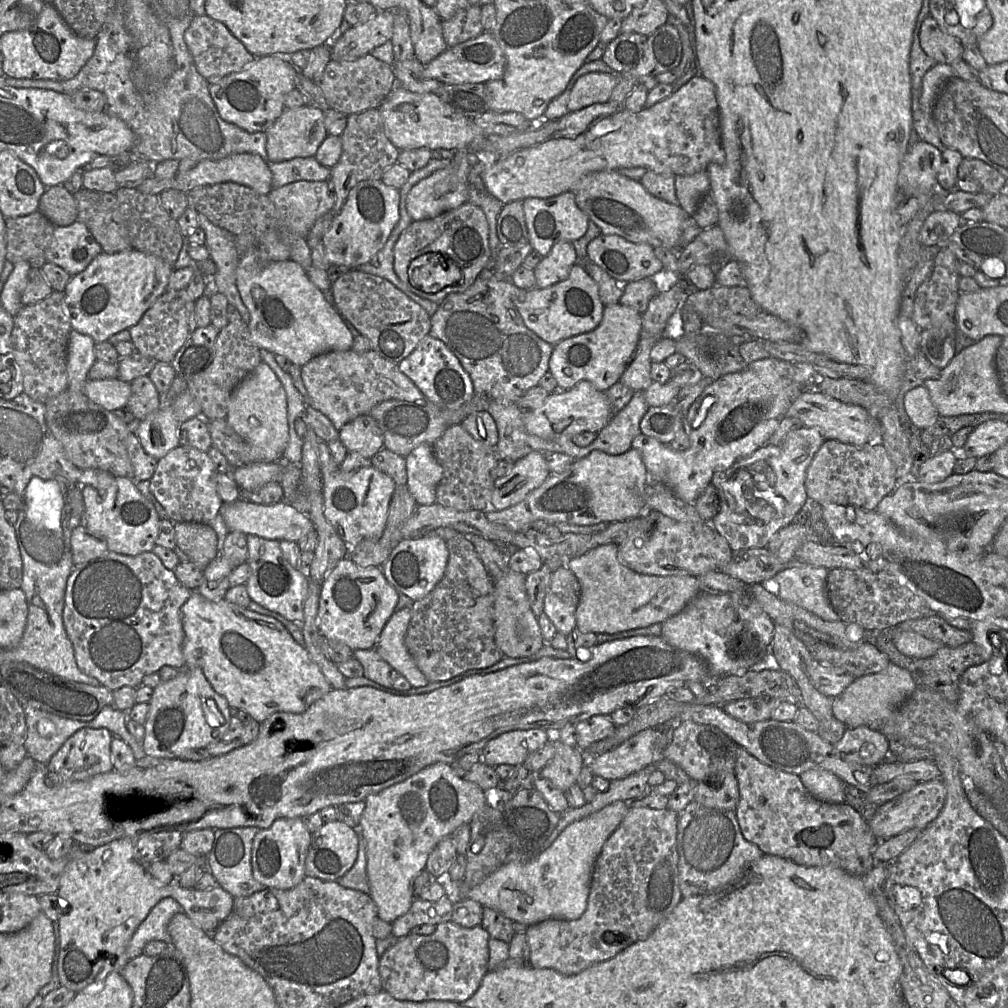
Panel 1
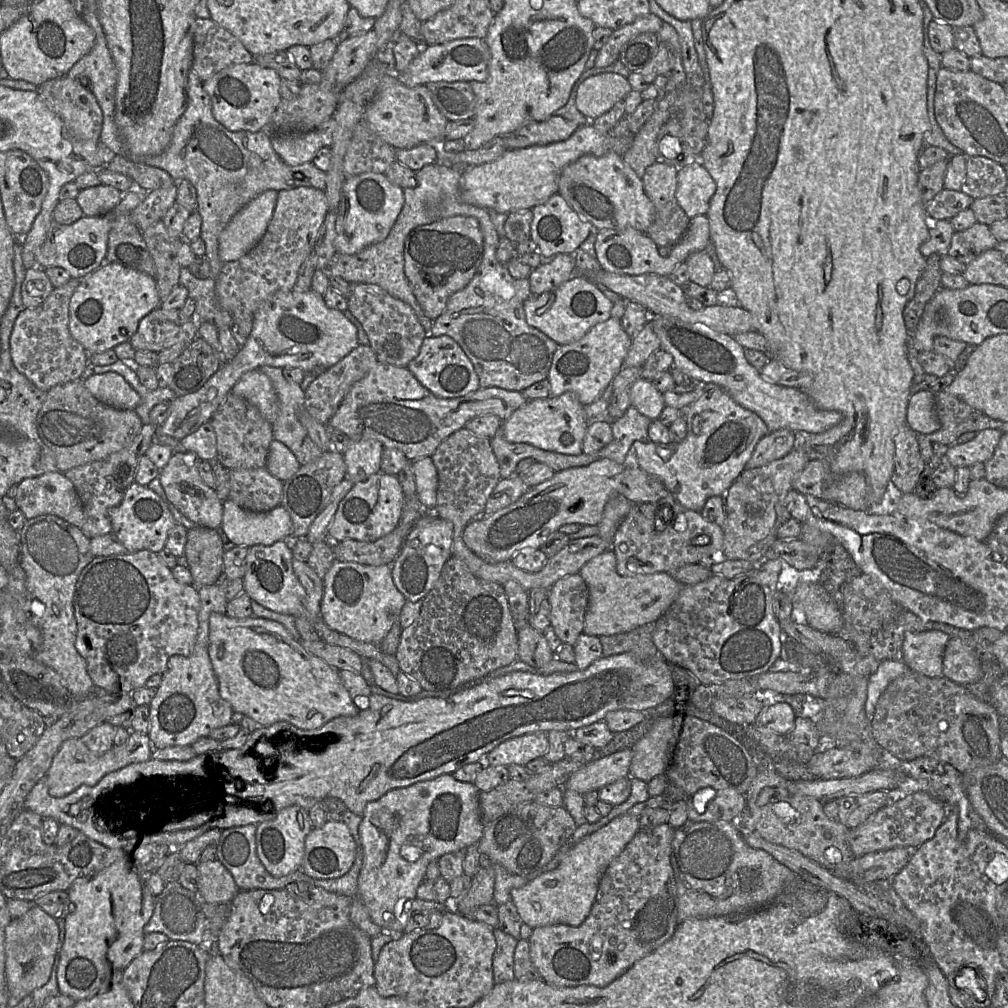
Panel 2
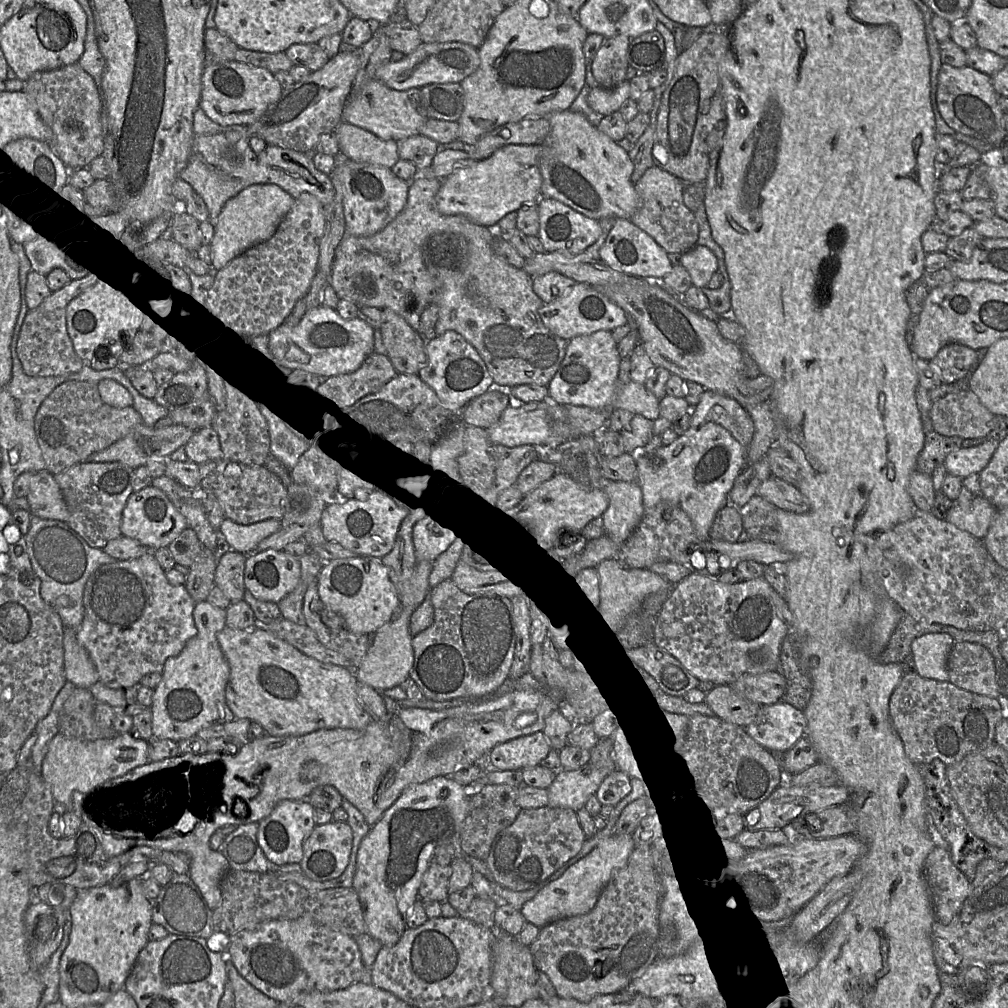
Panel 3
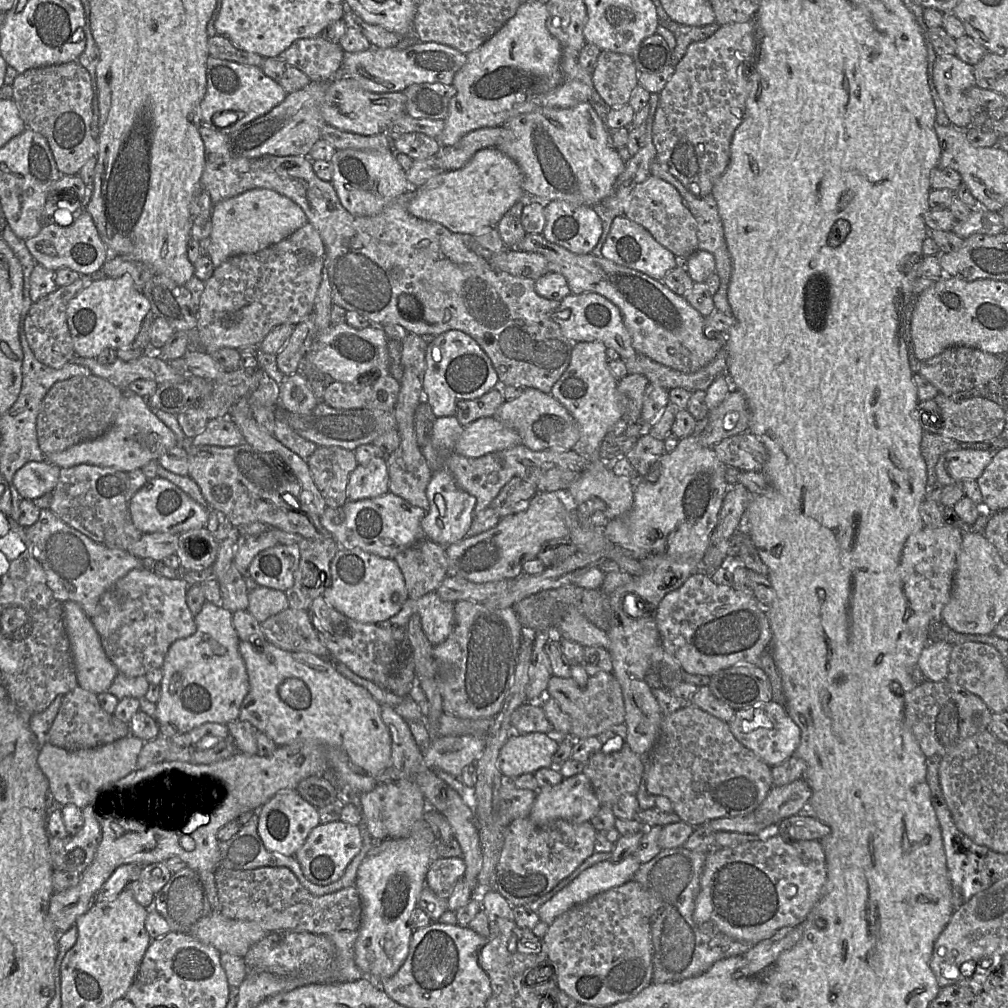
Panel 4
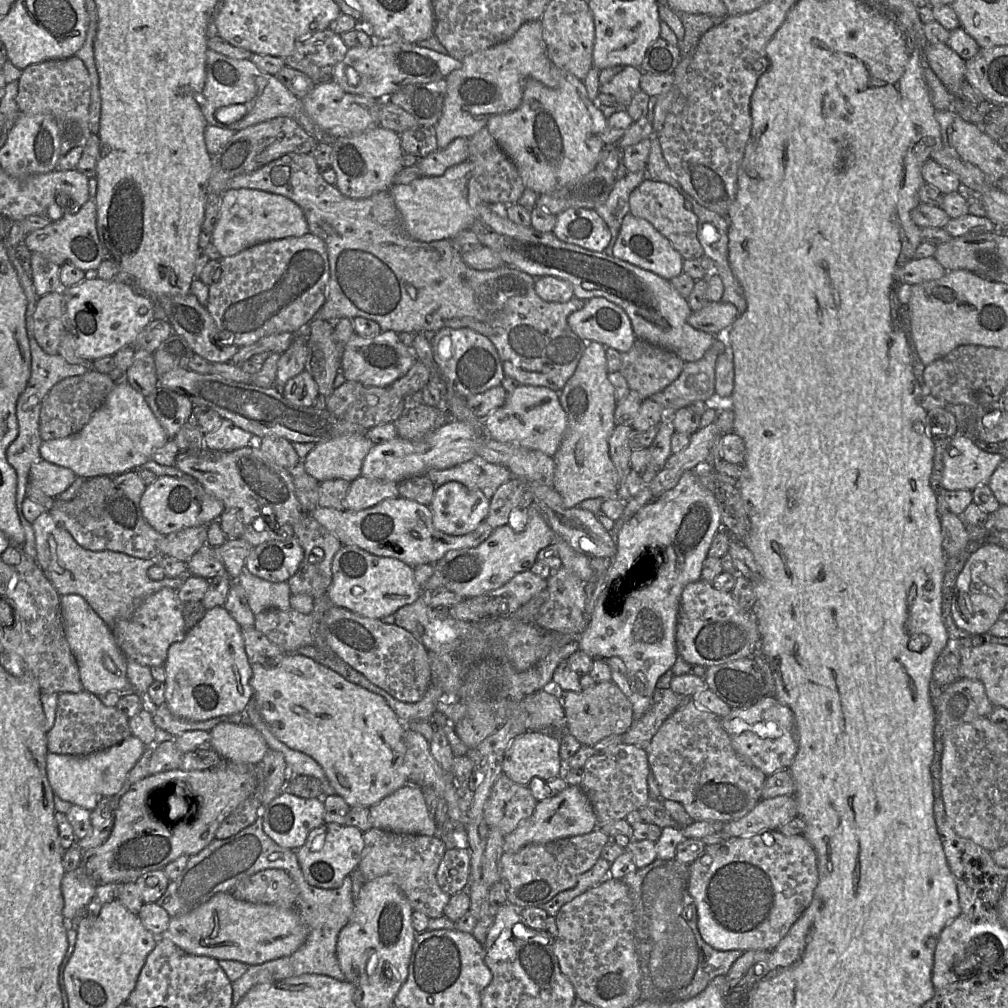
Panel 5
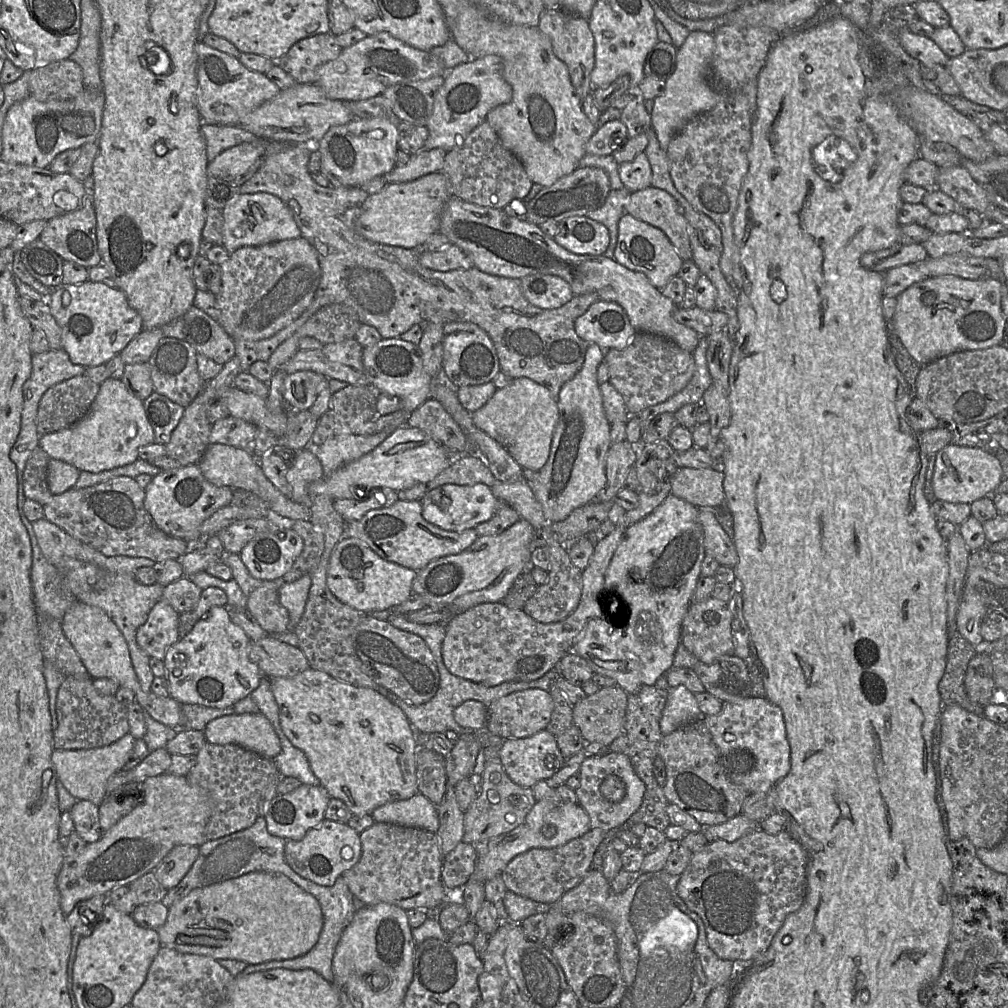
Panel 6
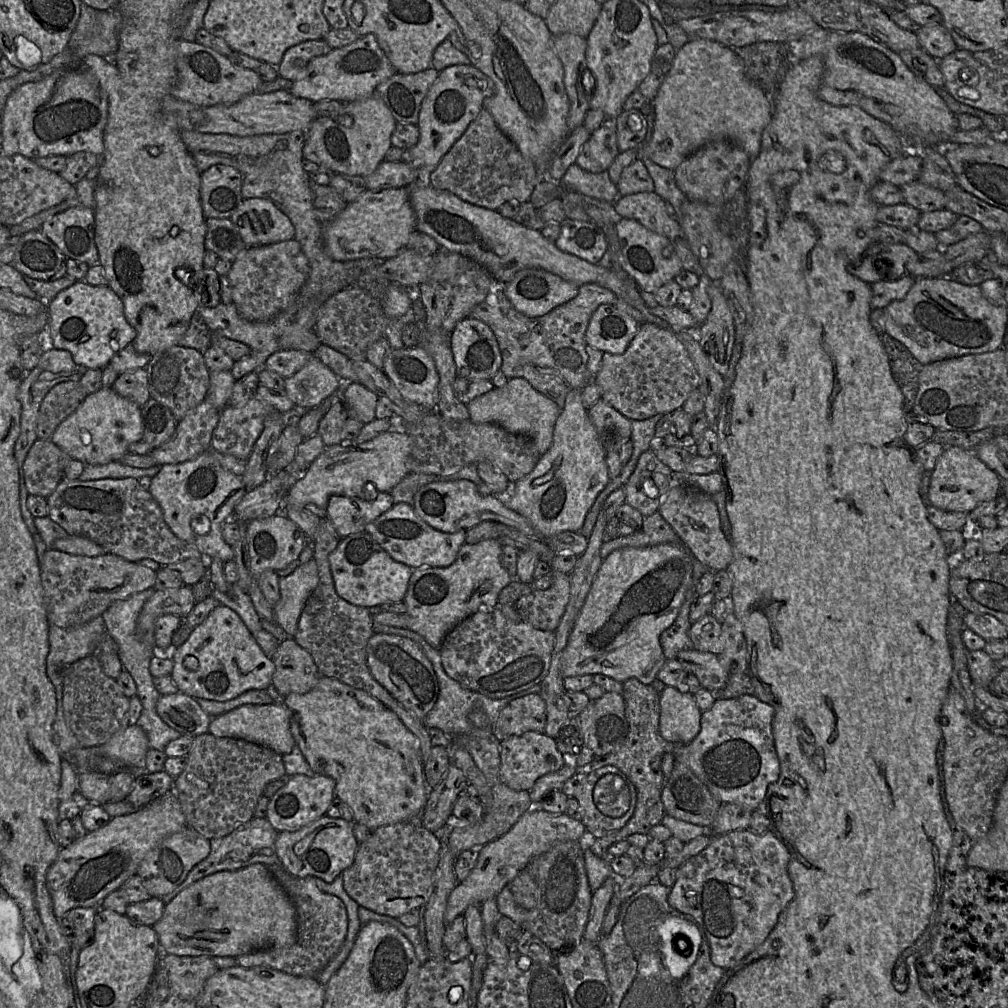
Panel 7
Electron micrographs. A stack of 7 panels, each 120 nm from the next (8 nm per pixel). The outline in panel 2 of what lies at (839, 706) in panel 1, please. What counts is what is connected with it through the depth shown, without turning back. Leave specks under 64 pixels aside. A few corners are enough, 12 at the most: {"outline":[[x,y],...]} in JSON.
{"outline":[[902,659],[881,661],[868,676],[867,716],[886,687],[909,670]]}

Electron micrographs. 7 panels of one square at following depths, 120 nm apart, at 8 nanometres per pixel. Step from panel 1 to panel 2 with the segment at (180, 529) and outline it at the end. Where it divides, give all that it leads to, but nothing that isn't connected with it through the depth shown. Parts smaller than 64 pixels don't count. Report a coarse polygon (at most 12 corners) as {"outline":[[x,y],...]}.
{"outline":[[215,529],[187,531],[184,555],[192,585],[218,583],[222,539]]}

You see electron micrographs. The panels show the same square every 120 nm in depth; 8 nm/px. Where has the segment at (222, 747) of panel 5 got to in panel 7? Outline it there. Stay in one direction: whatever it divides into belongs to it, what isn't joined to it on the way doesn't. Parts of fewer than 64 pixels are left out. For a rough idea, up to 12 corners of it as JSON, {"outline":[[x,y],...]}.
{"outline":[[283,702],[212,717],[208,733],[286,755],[296,745]]}

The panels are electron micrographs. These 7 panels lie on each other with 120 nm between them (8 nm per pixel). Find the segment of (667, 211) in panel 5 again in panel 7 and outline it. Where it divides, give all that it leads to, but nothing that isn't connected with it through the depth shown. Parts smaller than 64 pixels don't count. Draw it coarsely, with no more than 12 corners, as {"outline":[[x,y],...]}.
{"outline":[[655,191],[620,196],[618,218],[634,219],[670,241],[677,218]]}

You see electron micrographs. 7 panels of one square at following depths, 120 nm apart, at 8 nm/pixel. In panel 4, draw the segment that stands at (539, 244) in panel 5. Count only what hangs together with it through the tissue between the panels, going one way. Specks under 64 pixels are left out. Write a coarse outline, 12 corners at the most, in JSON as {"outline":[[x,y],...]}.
{"outline":[[527,234],[572,294],[615,304],[638,354],[682,373],[725,336],[663,281]]}

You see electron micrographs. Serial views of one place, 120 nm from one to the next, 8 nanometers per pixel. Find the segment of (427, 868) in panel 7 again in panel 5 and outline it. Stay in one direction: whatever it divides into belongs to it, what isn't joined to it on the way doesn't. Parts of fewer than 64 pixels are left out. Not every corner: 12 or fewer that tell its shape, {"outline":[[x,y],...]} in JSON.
{"outline":[[372,827],[357,870],[390,875],[414,911],[444,915],[437,837]]}

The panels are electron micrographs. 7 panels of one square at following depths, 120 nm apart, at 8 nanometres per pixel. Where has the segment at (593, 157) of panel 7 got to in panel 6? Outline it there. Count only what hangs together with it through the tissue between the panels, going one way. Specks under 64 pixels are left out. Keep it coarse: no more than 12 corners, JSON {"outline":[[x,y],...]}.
{"outline":[[620,119],[598,126],[586,154],[613,155],[628,139]]}

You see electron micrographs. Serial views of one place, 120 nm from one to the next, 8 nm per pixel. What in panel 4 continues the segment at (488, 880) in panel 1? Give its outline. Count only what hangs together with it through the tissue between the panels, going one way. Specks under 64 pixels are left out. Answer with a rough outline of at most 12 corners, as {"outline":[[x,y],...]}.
{"outline":[[630,855],[590,866],[538,908],[551,925],[570,908],[631,880]]}

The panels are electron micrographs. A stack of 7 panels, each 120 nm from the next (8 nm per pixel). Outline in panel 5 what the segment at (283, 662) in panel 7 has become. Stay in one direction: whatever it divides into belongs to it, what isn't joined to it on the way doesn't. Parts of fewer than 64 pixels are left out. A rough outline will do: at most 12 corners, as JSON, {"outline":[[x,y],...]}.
{"outline":[[241,627],[250,664],[273,668],[286,653],[255,627]]}

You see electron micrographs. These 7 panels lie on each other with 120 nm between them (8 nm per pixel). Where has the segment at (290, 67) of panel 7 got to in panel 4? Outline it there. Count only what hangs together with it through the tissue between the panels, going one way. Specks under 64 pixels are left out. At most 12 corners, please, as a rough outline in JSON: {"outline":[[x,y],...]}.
{"outline":[[321,35],[297,40],[281,54],[315,82],[336,78],[339,44]]}

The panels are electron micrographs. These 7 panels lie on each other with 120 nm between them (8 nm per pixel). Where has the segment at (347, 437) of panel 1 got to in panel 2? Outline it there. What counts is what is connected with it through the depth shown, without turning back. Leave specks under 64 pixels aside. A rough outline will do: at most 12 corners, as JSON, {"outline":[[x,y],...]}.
{"outline":[[351,440],[343,453],[346,477],[357,483],[382,472],[384,446]]}

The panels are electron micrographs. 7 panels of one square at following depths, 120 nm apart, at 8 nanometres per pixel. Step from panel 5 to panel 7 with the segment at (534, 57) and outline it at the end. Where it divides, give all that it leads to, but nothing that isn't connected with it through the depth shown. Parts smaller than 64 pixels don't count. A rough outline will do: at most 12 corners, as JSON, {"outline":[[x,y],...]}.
{"outline":[[472,64],[440,71],[404,160],[435,168],[494,91]]}

